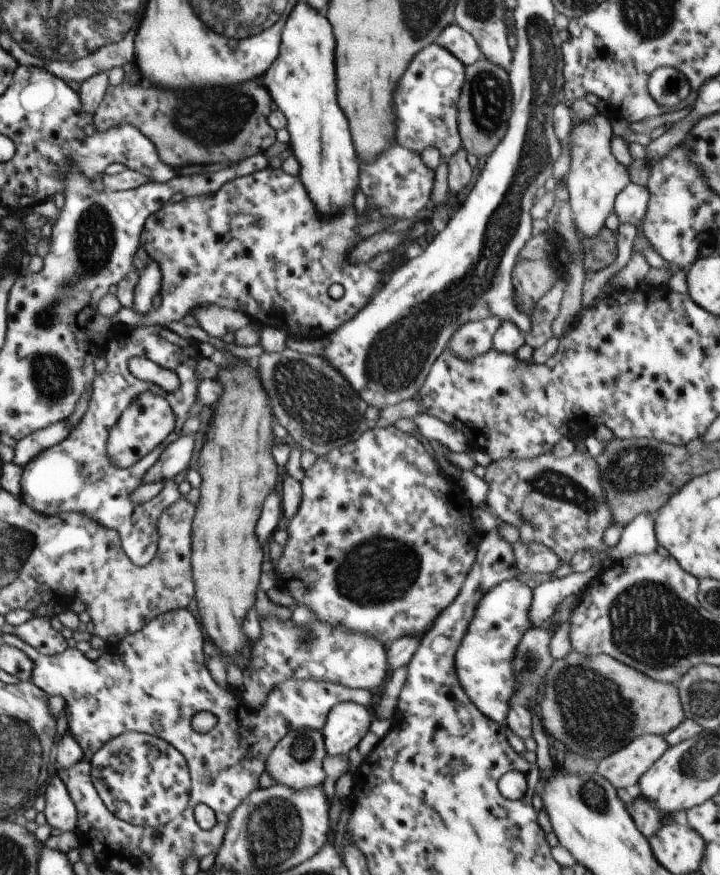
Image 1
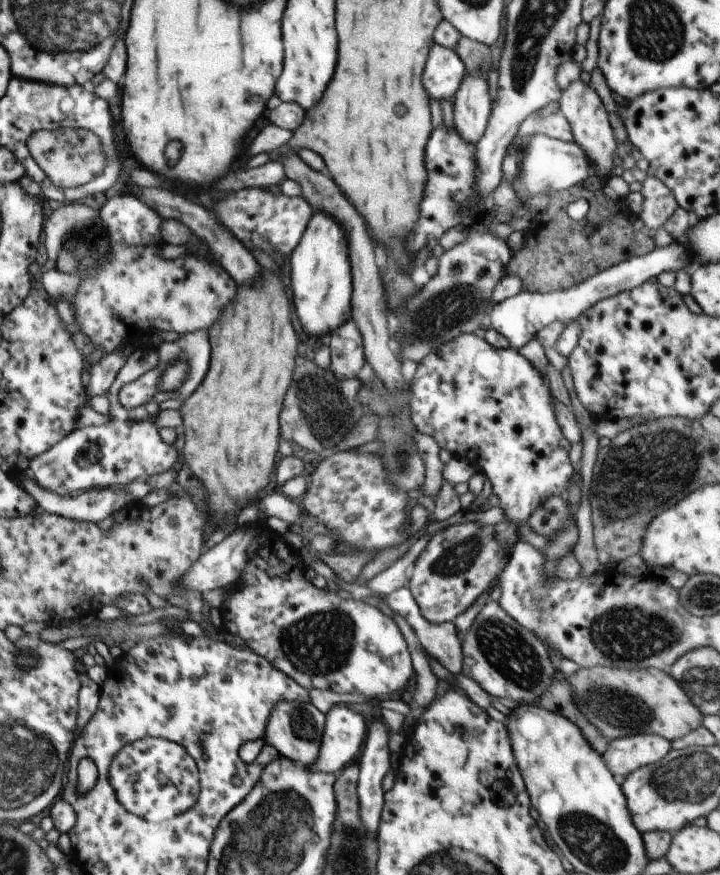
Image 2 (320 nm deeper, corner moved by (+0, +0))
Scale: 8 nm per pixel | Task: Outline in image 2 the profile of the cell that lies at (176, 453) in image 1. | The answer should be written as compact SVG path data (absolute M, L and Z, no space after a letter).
M16 471L13 474L20 486L36 500L41 512L62 515L73 521L99 523L115 511L128 506L132 498L129 493L114 487L104 491L92 490L78 496L60 496L42 488L29 474Z

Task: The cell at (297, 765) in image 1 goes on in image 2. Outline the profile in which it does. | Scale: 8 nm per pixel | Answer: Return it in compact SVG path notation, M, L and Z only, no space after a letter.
M280 701L272 707L264 740L272 745L280 756L308 766L318 758L324 729L325 714L310 701Z

